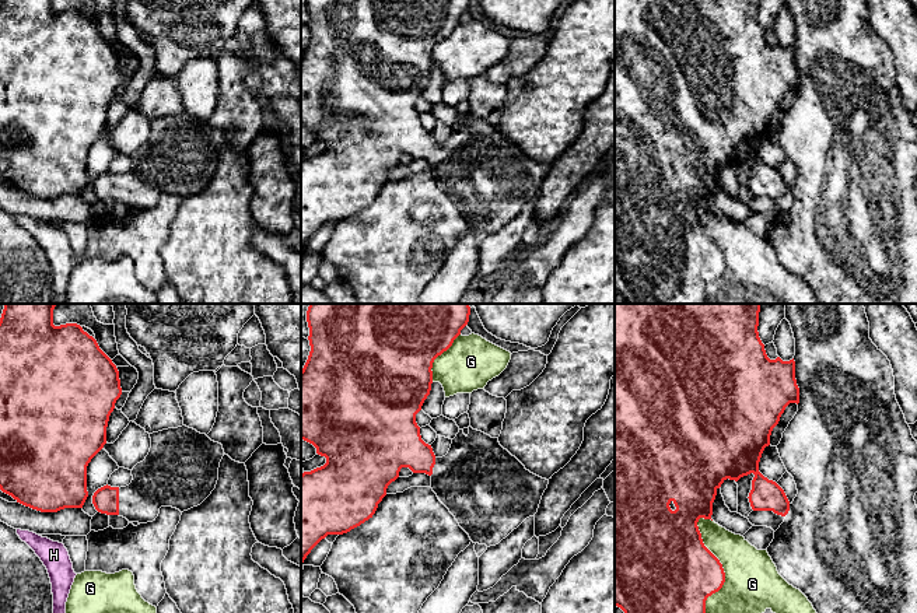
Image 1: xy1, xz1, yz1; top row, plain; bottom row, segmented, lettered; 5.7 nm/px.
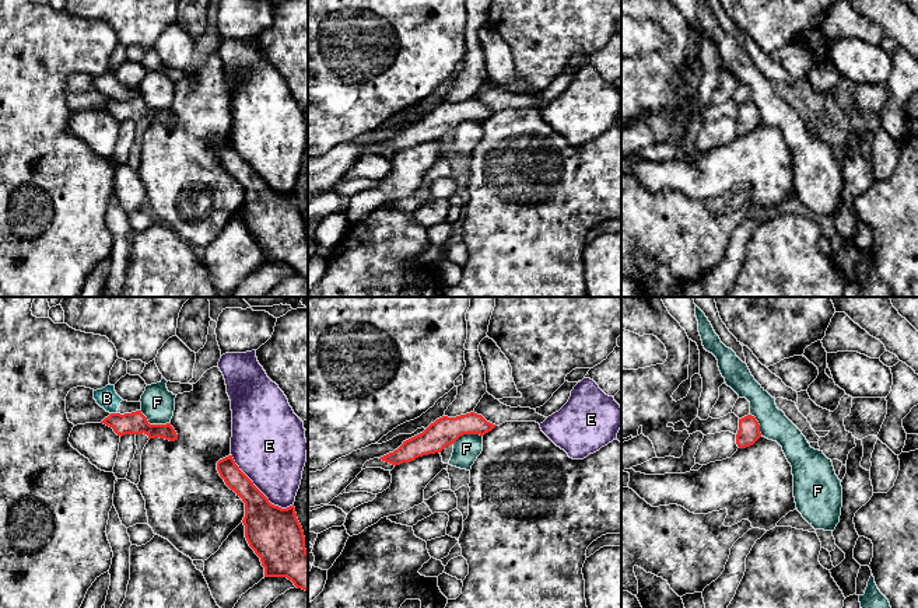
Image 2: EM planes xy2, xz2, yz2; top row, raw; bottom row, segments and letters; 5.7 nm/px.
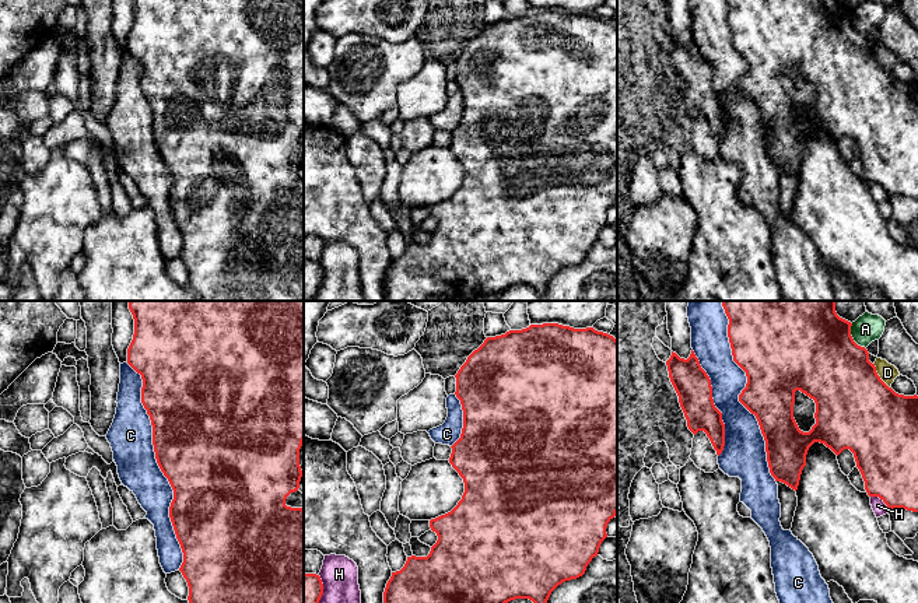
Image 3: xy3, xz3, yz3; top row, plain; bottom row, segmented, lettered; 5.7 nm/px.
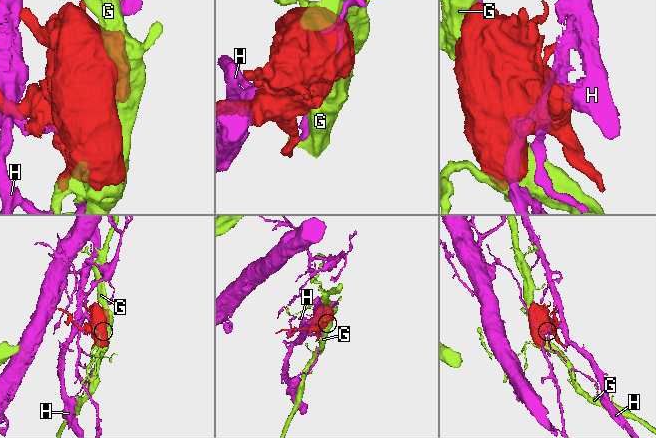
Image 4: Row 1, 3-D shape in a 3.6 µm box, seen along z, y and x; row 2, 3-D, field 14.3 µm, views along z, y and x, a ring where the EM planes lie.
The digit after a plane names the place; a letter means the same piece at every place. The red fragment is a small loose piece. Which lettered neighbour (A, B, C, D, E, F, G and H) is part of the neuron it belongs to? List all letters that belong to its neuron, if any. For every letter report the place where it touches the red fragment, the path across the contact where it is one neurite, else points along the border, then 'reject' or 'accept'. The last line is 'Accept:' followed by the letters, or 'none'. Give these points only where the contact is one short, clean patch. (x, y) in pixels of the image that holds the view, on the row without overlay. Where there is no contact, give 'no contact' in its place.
A: yz3 (851, 24) | reject
B: xy2 (114, 100) | along xy2 (111, 98), (116, 100) | reject
C: xy3 (158, 151) | reject
D: yz3 (879, 63) | reject
E: xy2 (258, 175) | reject
F: xy2 (153, 111) | along xy2 (140, 97), (150, 109), (168, 109) | reject
G: yz1 (723, 255) | reject
H: yz3 (880, 185) | reject
Accept: none

